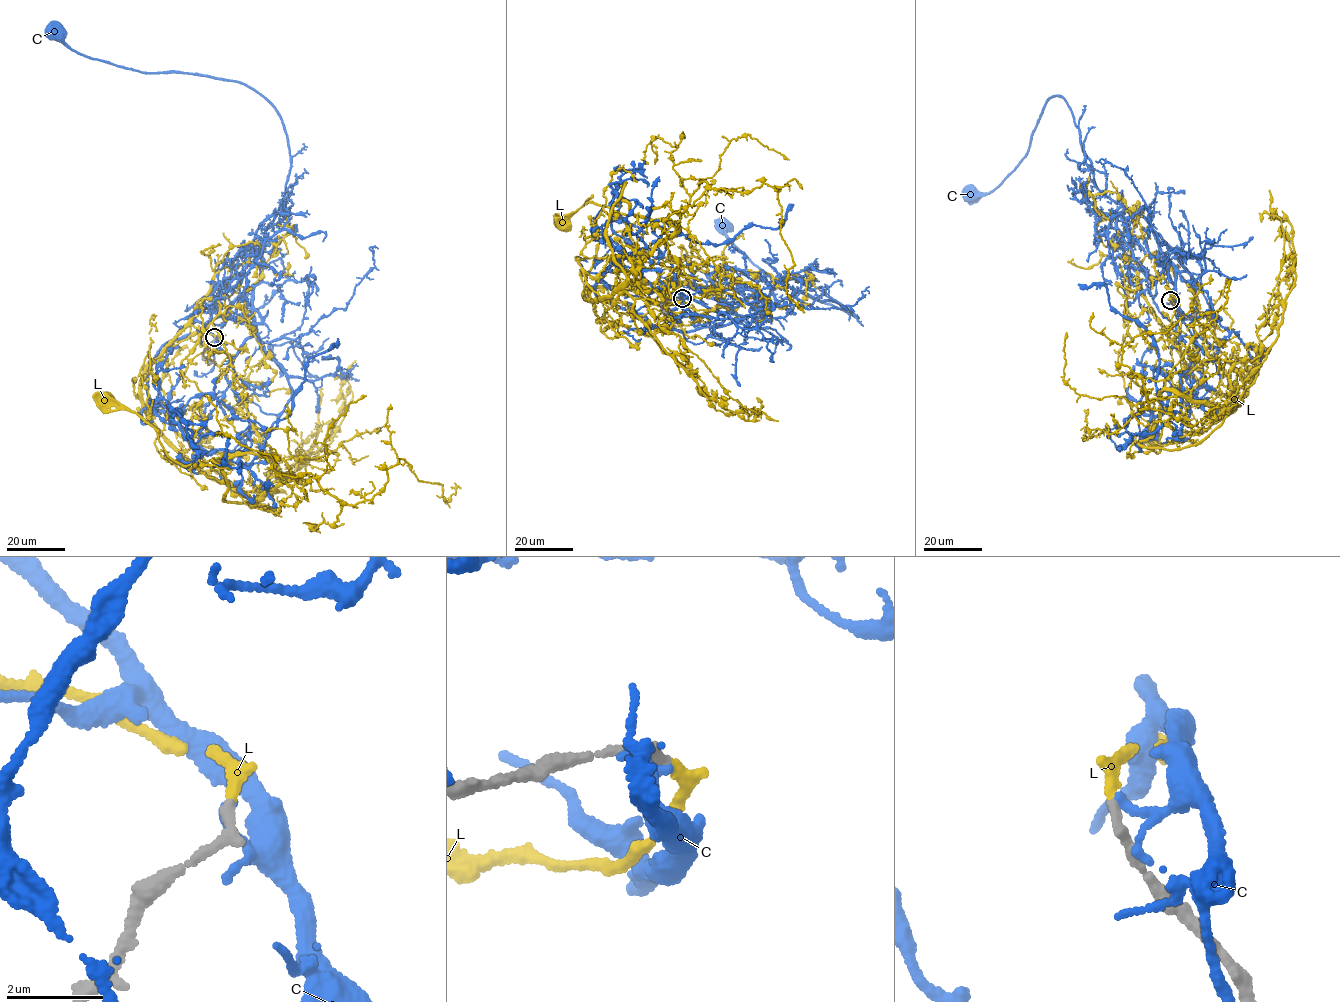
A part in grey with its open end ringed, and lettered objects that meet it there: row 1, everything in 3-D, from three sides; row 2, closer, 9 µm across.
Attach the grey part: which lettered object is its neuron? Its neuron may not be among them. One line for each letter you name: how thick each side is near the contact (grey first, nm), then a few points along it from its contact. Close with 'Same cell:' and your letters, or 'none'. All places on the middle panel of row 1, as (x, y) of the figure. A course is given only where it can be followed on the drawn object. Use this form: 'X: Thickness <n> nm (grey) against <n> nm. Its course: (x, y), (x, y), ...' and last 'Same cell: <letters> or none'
L: Thickness 240 nm (grey) against 240 nm. Its course: (682, 298), (659, 305), (611, 285), (582, 296), (611, 295), (679, 224), (591, 198), (562, 222)
Same cell: L

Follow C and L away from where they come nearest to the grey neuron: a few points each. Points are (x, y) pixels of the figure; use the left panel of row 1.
C: (214, 338), (232, 356), (254, 333), (264, 239), (290, 168), (280, 114), (236, 81), (116, 65), (56, 32)
L: (214, 338), (147, 367), (149, 418), (261, 496), (290, 478), (280, 459), (181, 465), (104, 400)

